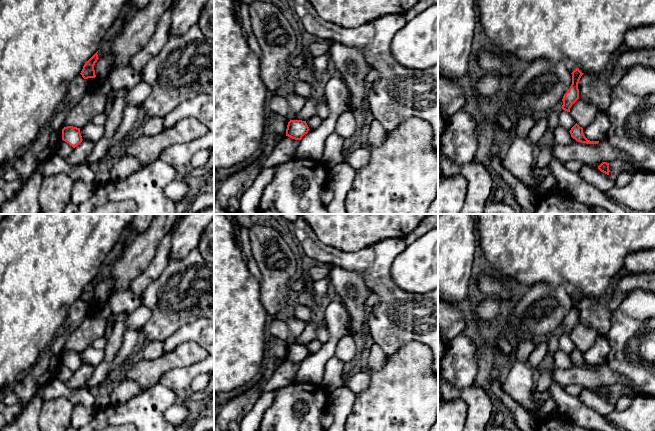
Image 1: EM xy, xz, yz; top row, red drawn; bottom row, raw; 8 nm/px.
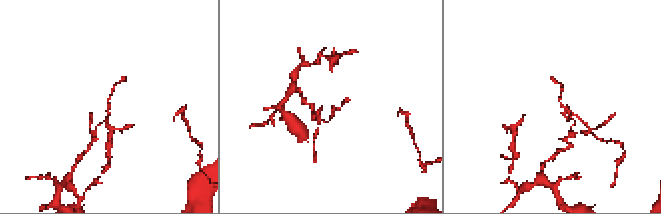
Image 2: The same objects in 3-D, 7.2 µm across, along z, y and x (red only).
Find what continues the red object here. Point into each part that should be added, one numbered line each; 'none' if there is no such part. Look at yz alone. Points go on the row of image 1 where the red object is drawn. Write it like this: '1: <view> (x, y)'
none

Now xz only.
none

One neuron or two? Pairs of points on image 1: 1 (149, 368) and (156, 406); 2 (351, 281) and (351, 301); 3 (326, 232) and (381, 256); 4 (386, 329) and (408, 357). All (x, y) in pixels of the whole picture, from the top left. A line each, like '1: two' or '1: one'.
1: two
2: one
3: two
4: two

